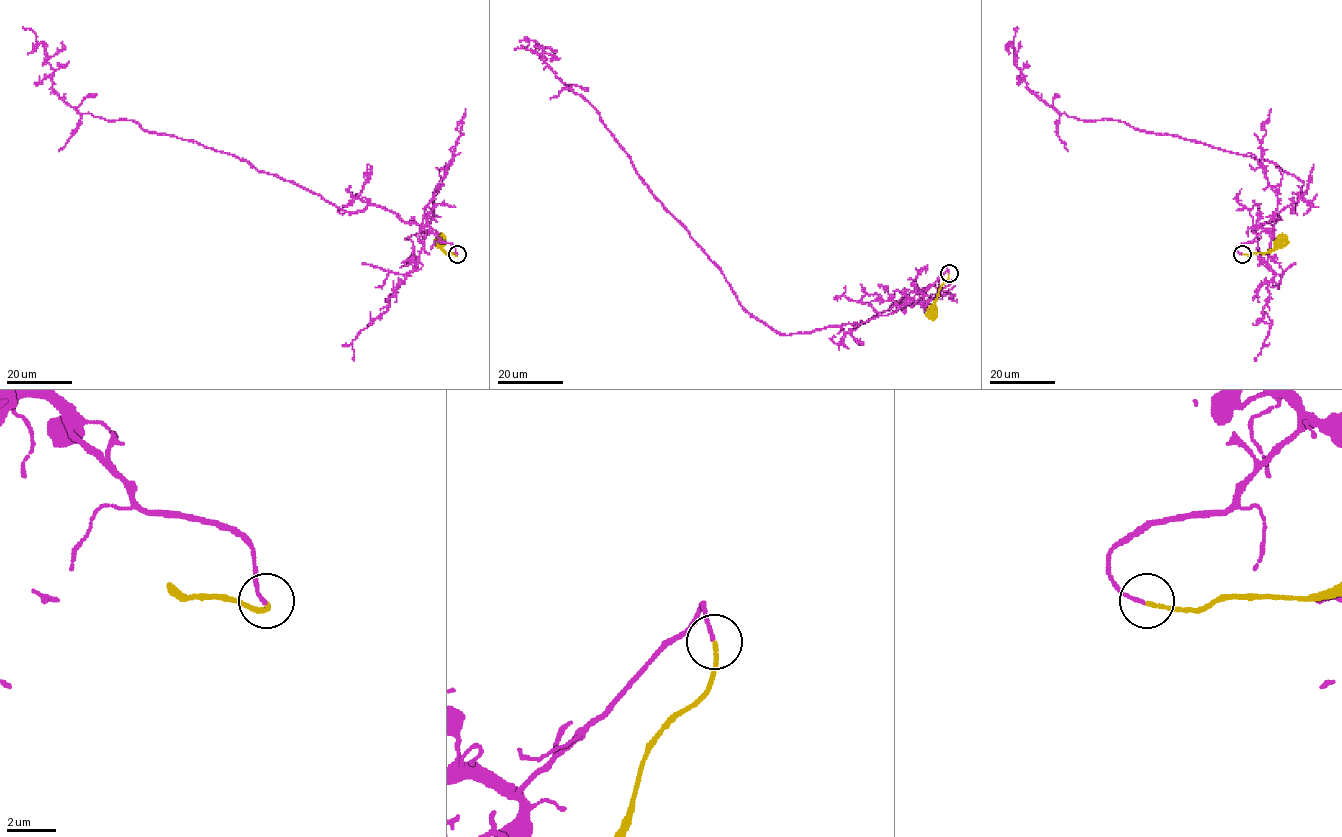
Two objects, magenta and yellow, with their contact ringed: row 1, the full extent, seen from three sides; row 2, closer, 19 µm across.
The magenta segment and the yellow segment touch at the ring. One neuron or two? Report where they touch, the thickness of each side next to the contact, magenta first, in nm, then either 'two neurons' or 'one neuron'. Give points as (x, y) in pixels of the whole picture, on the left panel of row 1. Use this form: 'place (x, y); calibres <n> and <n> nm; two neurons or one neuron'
place (457, 254); calibres 130 and 150 nm; one neuron

